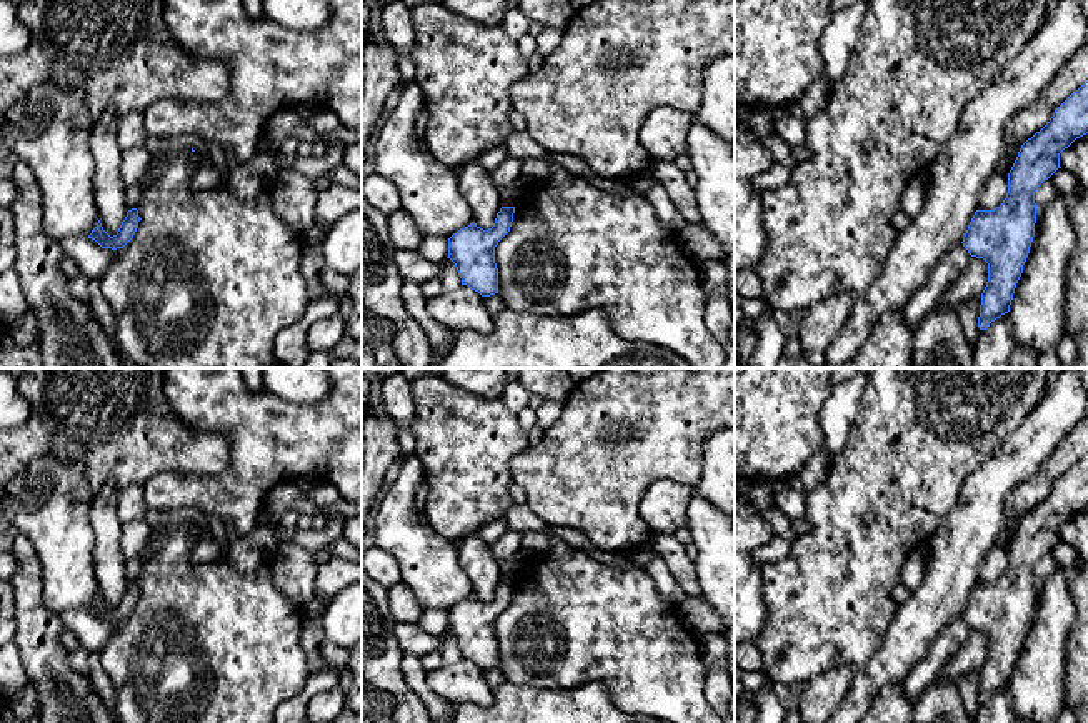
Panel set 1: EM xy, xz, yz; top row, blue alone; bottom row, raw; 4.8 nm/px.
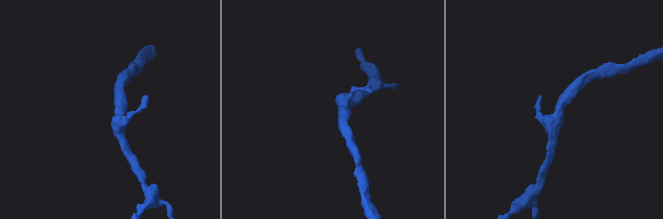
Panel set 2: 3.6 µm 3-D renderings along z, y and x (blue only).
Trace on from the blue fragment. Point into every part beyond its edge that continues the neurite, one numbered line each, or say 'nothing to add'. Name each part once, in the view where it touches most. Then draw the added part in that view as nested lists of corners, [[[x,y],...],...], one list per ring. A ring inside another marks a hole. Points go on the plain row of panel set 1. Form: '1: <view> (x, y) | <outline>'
nothing to add

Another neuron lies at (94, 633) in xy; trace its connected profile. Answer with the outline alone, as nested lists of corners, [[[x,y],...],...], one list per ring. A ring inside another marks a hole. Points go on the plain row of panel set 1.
[[[70,610],[58,616],[63,628],[72,630],[80,645],[90,653],[102,653],[107,641],[118,631],[123,621],[102,621],[95,613],[88,610]]]

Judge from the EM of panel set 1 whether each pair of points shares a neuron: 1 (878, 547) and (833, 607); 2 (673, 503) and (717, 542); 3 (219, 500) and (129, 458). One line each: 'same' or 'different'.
1: same
2: different
3: different

